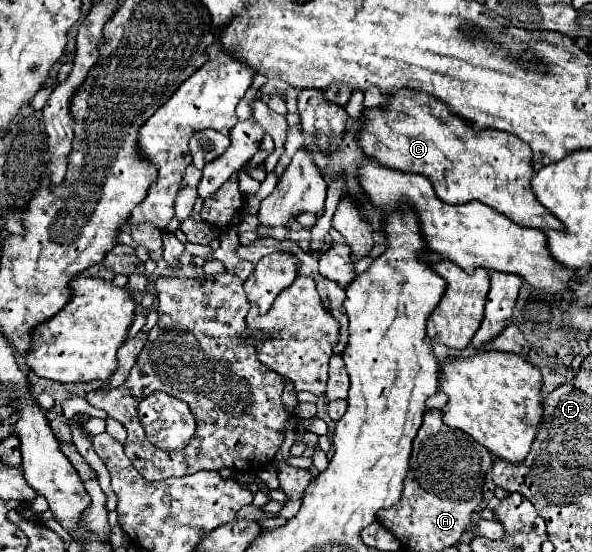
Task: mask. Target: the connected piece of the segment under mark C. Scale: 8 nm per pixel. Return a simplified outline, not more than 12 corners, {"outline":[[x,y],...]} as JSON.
{"outline":[[427,93],[363,111],[359,143],[425,175],[443,203],[481,201],[565,231],[531,191],[527,143],[473,131]]}

